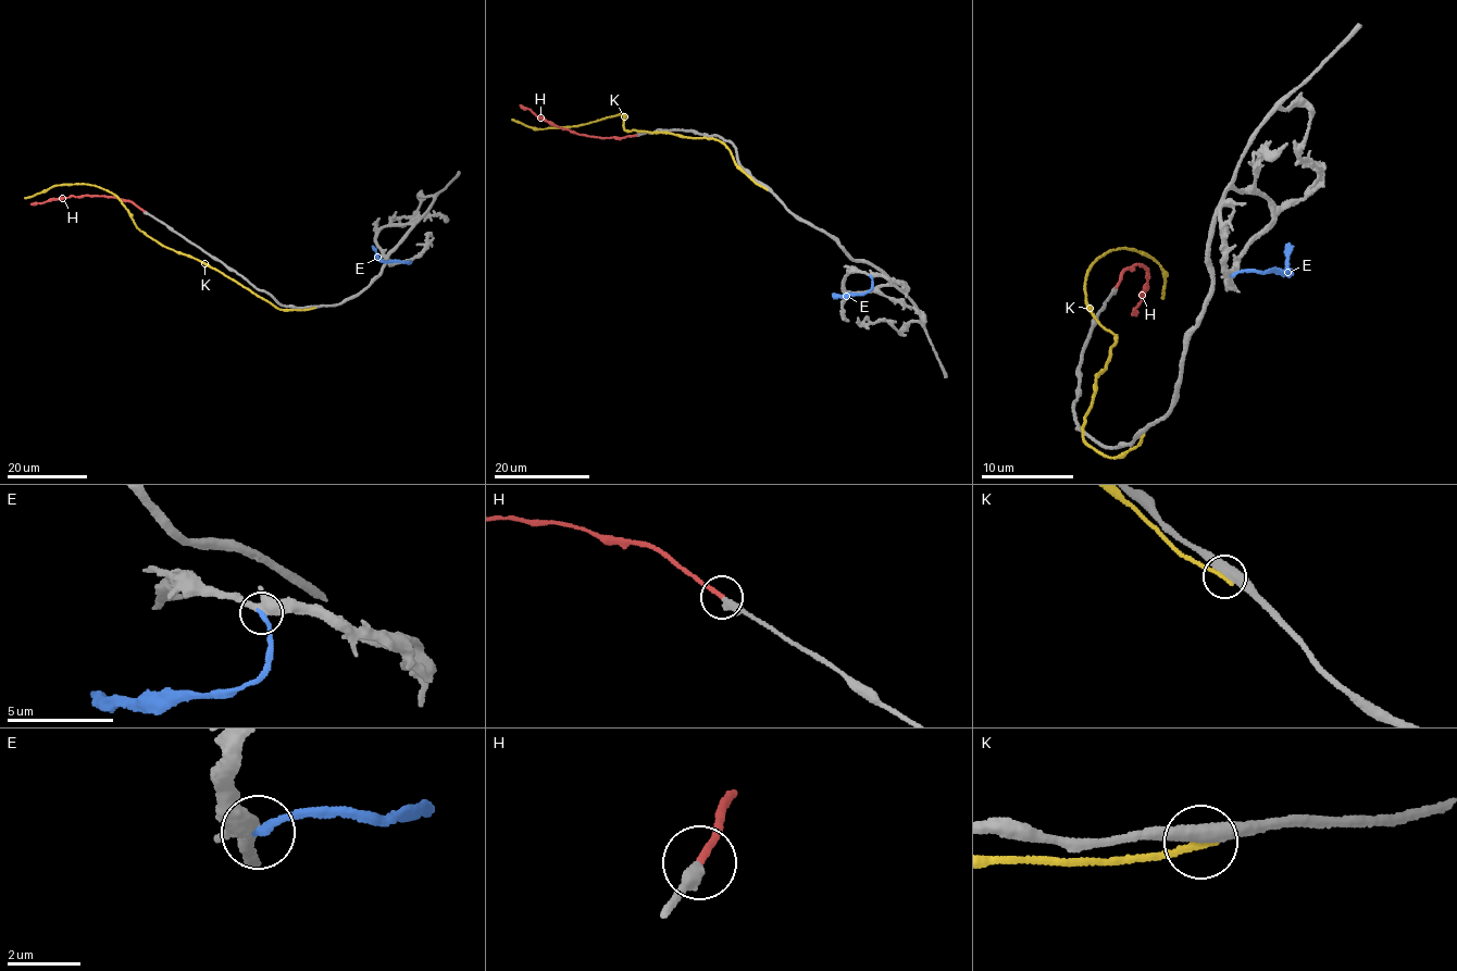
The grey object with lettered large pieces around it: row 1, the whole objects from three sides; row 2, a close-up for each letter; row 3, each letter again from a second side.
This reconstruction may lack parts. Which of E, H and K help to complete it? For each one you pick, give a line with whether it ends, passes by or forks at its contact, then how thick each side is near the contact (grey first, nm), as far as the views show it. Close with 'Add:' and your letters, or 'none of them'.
H: it ends | 360/190 nm
Add: H

